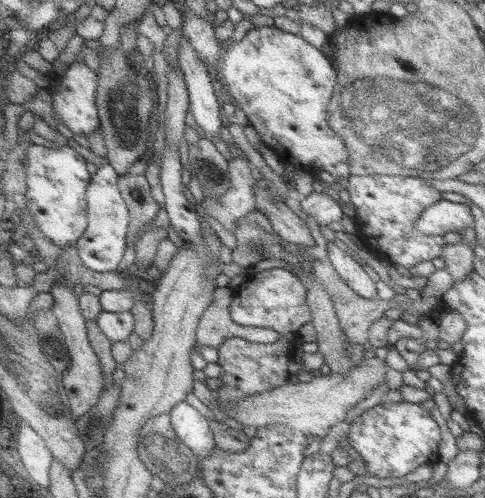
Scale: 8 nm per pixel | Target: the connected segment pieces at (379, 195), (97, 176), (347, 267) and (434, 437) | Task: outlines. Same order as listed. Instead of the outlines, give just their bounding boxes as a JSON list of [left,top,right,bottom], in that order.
[[343,174,446,270],[75,162,128,272],[326,241,377,300],[346,401,439,479]]

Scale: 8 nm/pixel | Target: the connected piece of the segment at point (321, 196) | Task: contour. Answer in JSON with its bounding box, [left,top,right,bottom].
[300,191,343,226]

